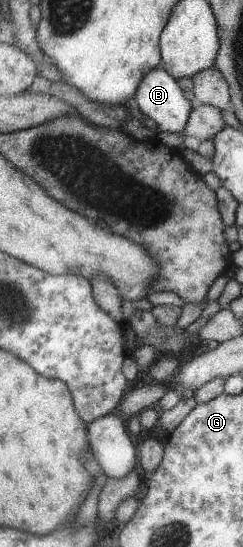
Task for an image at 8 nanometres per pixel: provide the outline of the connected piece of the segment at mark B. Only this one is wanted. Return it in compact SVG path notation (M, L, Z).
M161 64L143 75L141 82L138 84L138 89L133 95L132 103L138 107L142 115L155 123L157 133L163 131L167 131L167 133L181 132L186 126L186 122L189 121L190 111L193 109L193 106L185 99L183 91L179 89L178 82L167 75Z

